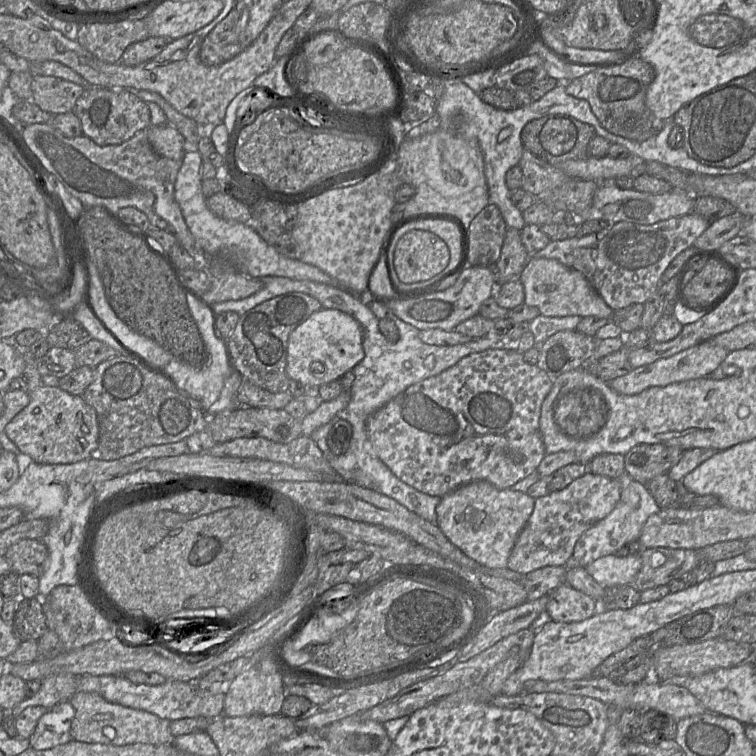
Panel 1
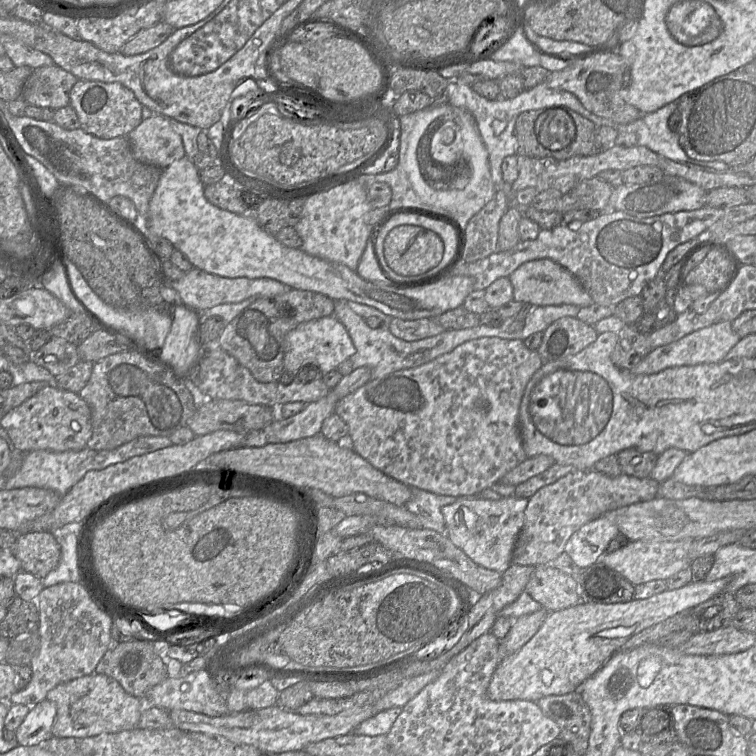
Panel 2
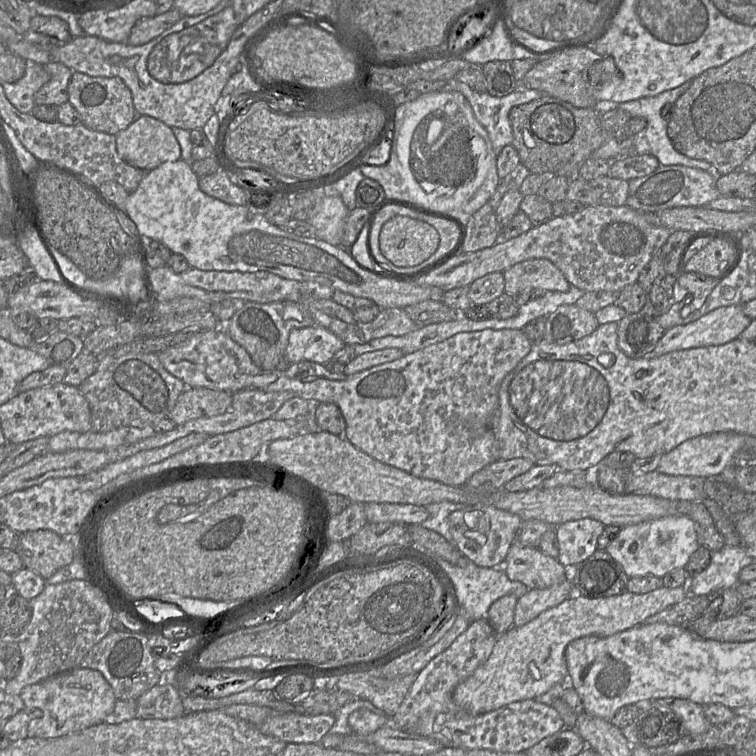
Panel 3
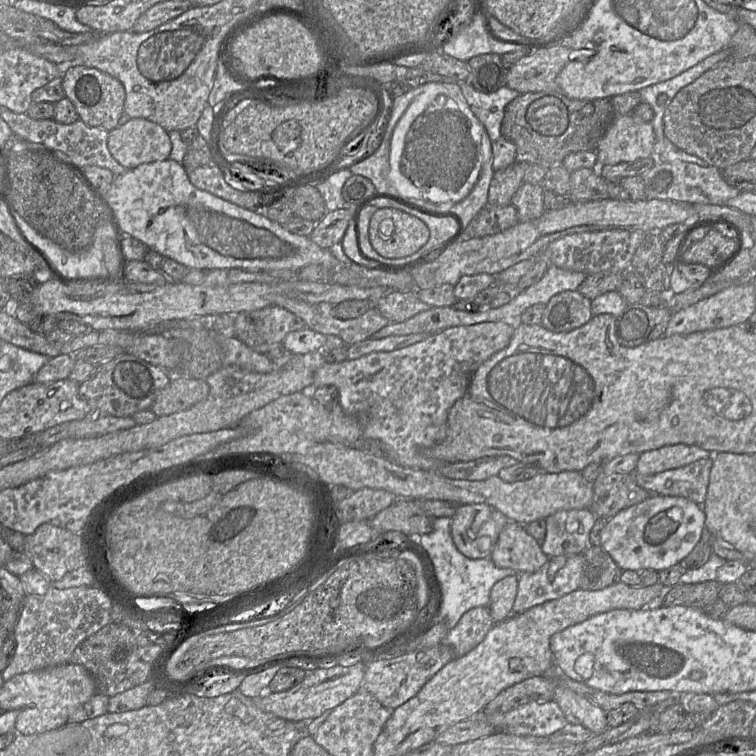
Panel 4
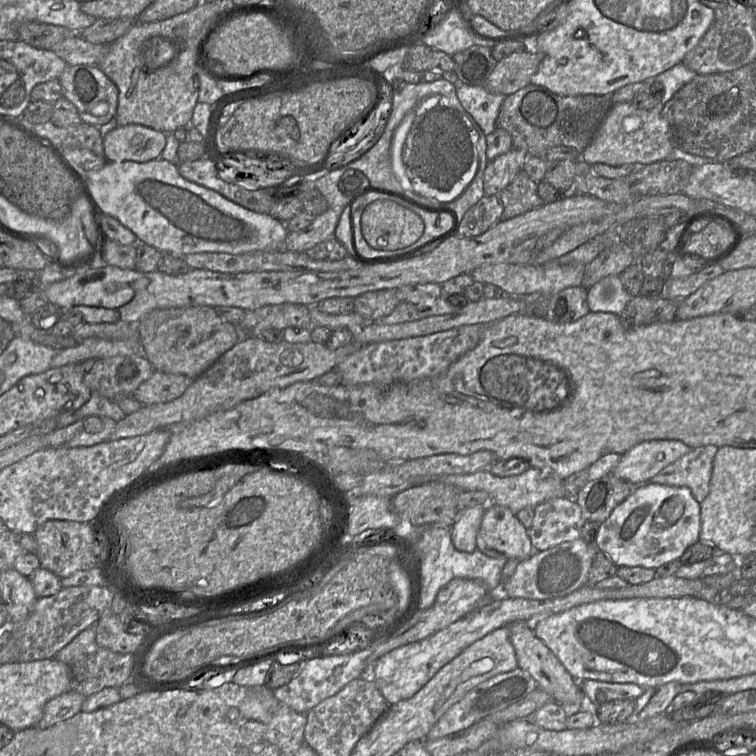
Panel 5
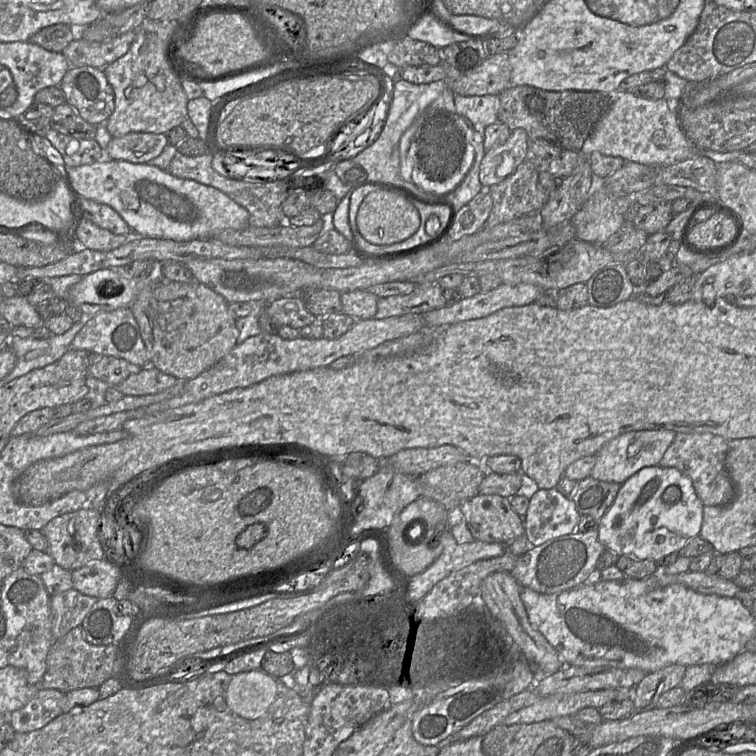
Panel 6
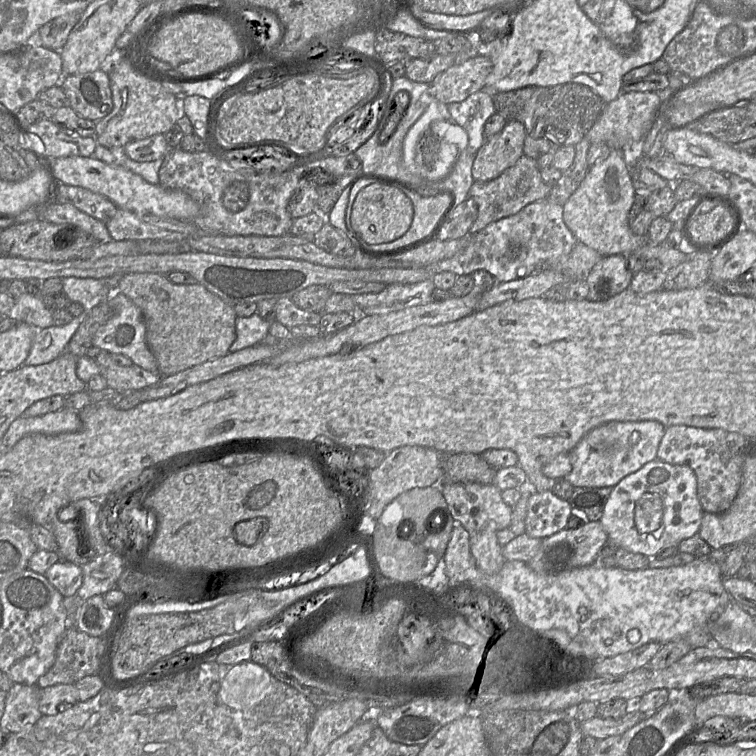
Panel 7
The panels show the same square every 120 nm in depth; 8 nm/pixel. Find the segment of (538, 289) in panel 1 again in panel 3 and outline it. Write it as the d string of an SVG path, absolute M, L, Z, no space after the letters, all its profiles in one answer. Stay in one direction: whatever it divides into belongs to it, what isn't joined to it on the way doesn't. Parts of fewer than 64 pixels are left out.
M546 258L517 263L503 275L505 292L512 296L532 289L567 292L571 287L561 270Z

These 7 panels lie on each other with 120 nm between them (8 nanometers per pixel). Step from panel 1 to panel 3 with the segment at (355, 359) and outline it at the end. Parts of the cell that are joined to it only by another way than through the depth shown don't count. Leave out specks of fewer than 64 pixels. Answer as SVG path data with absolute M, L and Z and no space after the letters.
M314 324L290 331L285 356L290 364L310 361L325 365L345 345L334 333Z

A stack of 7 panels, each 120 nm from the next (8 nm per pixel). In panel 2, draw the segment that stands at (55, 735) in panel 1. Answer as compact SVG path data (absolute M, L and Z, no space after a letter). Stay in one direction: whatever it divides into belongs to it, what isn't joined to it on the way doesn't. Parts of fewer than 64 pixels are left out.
M44 700L31 707L24 721L15 731L19 745L33 746L52 738L52 726L57 714L56 705Z

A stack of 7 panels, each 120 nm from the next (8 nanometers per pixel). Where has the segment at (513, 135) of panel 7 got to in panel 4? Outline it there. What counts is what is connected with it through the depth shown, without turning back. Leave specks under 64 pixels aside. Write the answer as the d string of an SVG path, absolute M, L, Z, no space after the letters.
M515 162L504 170L495 171L488 191L488 204L506 206L523 183L526 164Z

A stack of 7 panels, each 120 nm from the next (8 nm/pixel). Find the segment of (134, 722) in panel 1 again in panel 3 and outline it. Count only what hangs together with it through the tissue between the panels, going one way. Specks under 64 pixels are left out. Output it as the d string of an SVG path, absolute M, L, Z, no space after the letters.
M77 667L42 682L26 686L22 689L19 698L26 708L37 708L42 711L42 716L31 720L28 725L28 737L40 738L58 738L107 722L111 719L117 701L112 687L104 676L96 670L84 667Z

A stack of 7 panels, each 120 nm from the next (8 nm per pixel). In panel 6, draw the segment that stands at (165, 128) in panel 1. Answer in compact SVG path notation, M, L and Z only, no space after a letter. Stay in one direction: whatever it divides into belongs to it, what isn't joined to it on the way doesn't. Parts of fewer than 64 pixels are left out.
M132 132L112 138L106 149L106 158L133 164L149 163L168 145L166 134Z

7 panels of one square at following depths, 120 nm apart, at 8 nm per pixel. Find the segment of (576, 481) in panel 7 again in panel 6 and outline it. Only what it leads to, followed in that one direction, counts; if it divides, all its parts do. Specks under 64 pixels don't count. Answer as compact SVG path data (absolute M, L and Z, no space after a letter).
M669 429L639 430L621 434L597 452L590 477L622 485L642 468L659 465L675 435L676 432Z

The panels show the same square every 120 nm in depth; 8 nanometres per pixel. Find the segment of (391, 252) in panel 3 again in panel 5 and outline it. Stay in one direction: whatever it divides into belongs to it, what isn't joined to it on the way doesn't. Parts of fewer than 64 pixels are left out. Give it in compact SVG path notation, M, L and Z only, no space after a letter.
M396 200L371 201L361 215L361 232L369 246L381 251L407 248L420 239L424 222Z

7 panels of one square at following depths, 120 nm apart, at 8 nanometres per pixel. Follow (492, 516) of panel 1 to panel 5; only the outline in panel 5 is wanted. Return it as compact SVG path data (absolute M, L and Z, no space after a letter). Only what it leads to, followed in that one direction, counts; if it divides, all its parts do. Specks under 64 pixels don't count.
M477 505L458 511L457 520L451 528L452 543L457 550L470 553L477 549L477 533L485 510L485 505Z

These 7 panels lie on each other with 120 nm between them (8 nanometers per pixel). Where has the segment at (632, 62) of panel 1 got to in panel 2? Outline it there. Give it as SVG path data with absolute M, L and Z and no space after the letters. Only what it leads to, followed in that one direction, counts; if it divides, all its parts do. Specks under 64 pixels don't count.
M617 51L598 53L585 59L577 59L563 70L550 72L544 83L549 87L574 94L591 113L612 120L616 124L628 124L643 114L628 104L620 91L630 85L628 66Z

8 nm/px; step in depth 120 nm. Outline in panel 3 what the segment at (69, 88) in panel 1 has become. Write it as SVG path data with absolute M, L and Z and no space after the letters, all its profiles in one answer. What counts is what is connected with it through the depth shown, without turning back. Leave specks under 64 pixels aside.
M58 61L44 65L49 80L34 94L36 105L61 105L68 101L68 84L73 71Z

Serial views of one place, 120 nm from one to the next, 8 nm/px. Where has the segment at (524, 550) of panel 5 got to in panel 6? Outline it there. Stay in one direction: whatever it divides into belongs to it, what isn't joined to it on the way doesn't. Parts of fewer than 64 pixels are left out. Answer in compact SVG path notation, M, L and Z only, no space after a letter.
M477 494L459 511L475 540L509 545L525 534L524 518L515 512L510 498Z

